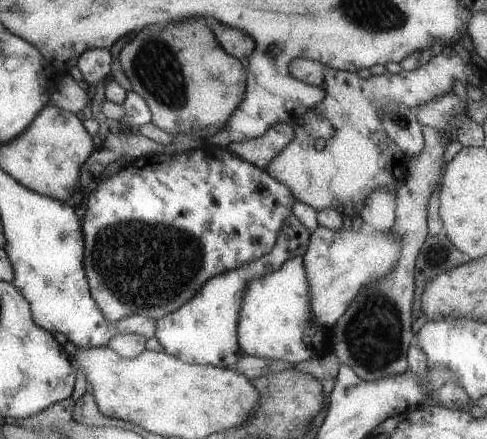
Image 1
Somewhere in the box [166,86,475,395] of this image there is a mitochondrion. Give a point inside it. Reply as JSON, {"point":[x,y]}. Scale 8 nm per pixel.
{"point":[374,340]}

